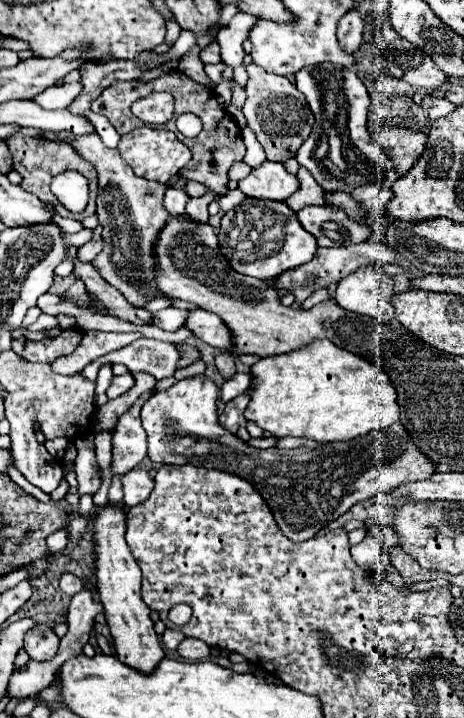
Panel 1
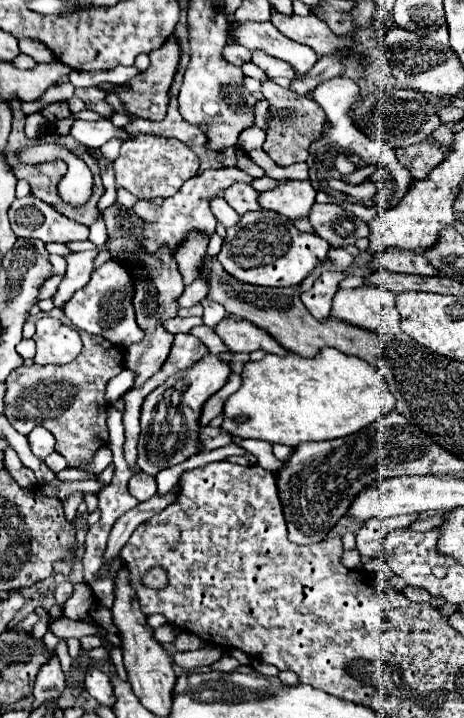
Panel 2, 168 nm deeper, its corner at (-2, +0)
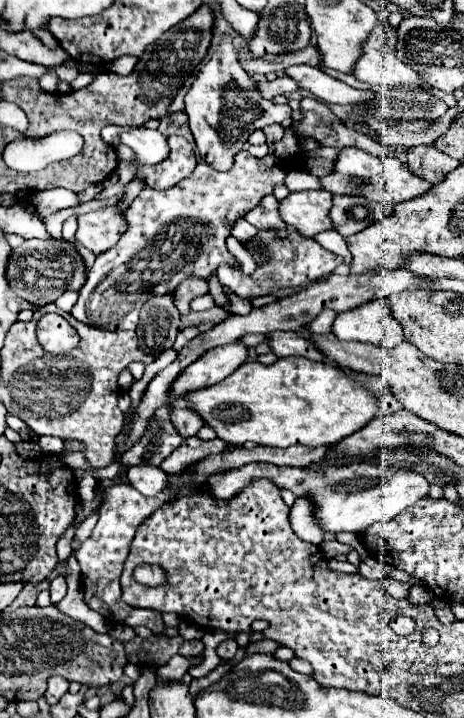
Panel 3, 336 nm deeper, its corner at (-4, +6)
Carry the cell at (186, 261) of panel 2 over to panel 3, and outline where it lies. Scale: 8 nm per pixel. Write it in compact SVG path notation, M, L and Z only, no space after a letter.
M188 280L184 284L180 284L180 288L176 288L174 292L174 302L176 302L176 308L180 314L188 314L190 312L190 302L196 298L196 296L202 296L202 294L208 294L208 284L206 282L200 282L200 280Z

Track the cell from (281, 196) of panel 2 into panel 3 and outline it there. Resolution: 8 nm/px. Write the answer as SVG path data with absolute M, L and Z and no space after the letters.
M326 190L292 192L280 202L280 216L304 238L314 238L324 230L334 230L334 224L328 216L330 208L332 194Z

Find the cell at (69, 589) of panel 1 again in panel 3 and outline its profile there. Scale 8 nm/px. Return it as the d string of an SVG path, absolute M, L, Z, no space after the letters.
M56 576L50 586L50 600L52 600L52 604L58 604L64 596L66 596L66 580Z

